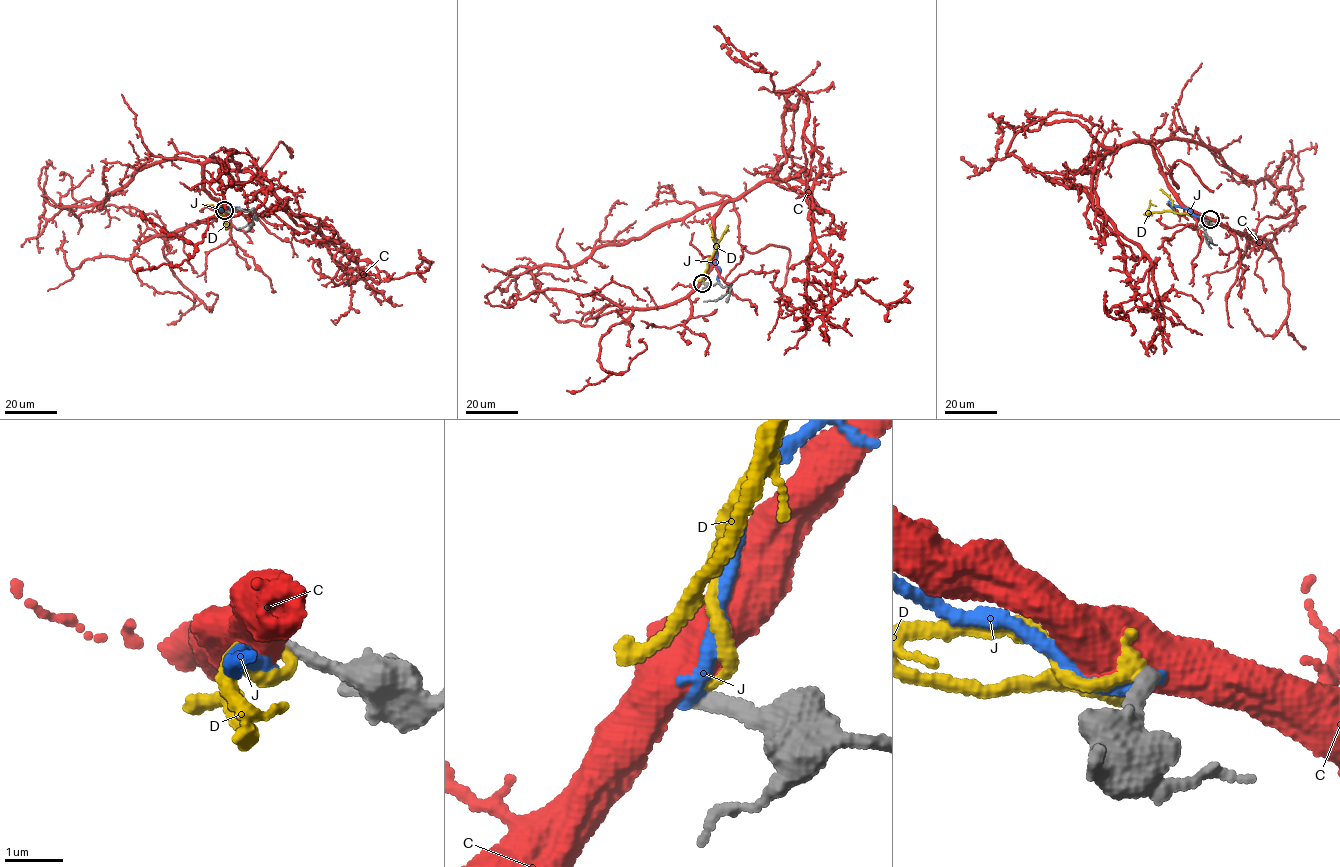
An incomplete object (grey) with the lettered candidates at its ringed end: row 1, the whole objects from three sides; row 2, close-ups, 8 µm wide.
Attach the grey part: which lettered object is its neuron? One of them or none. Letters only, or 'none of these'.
none of these

